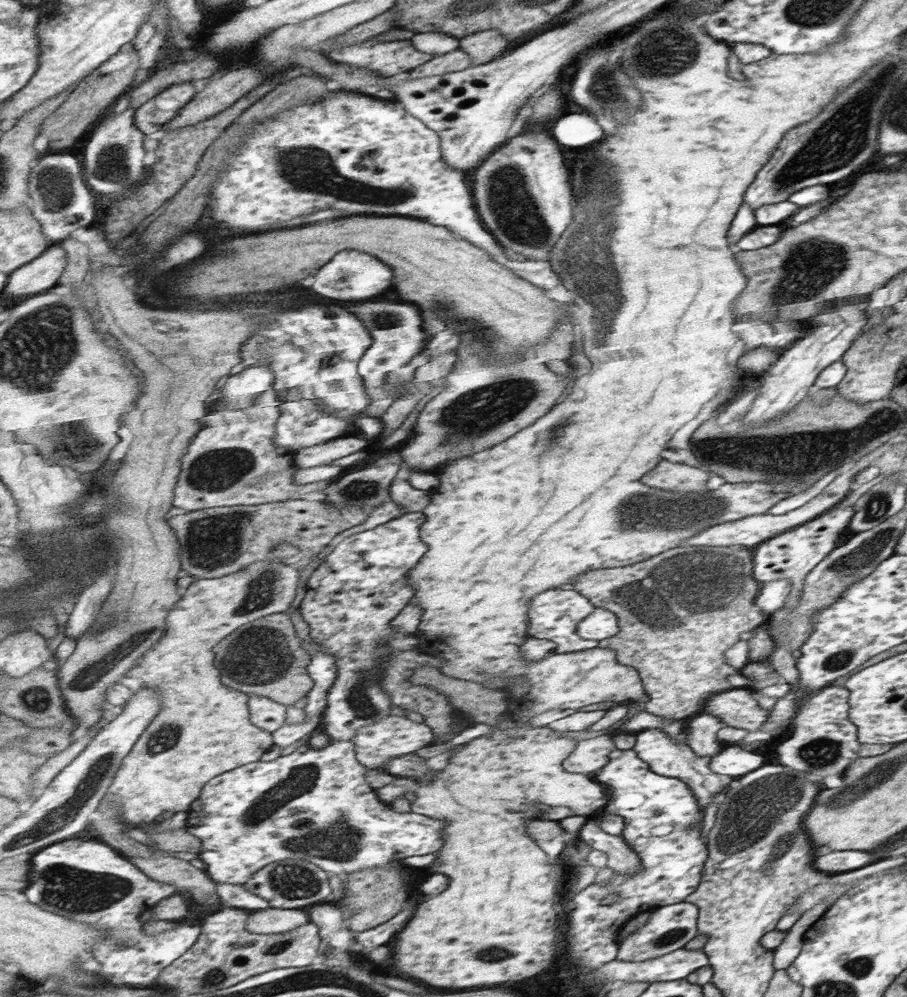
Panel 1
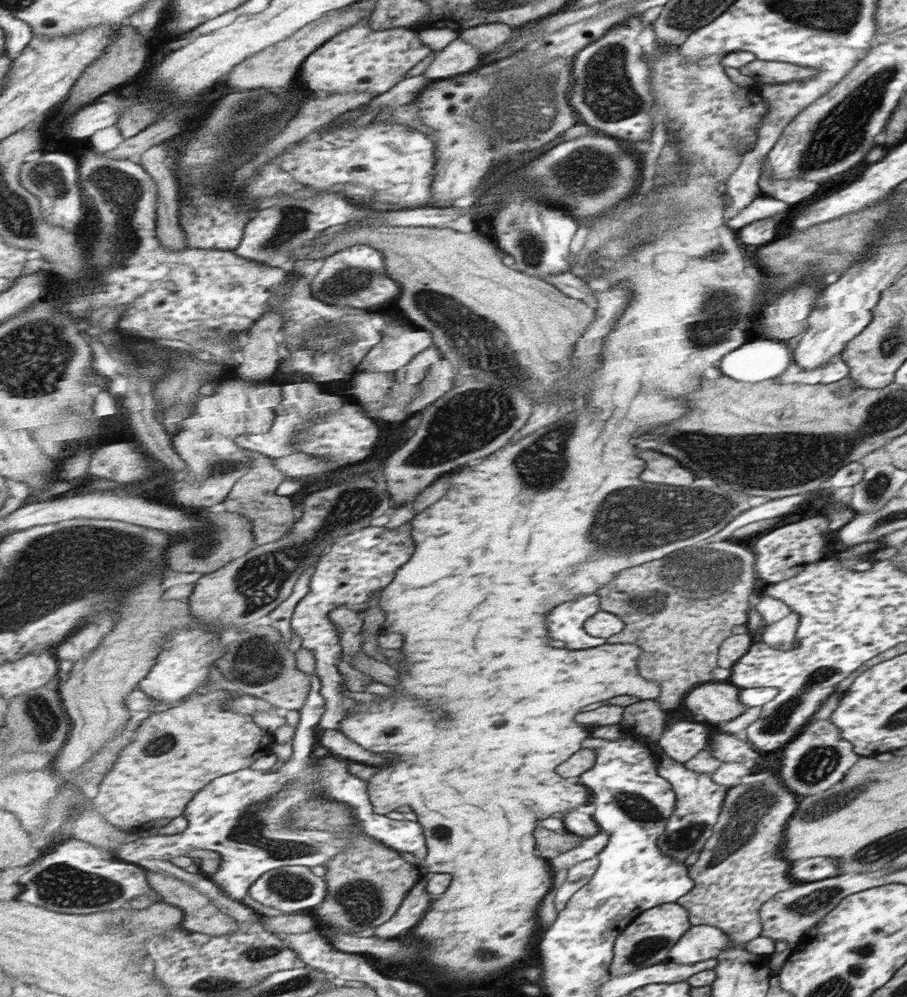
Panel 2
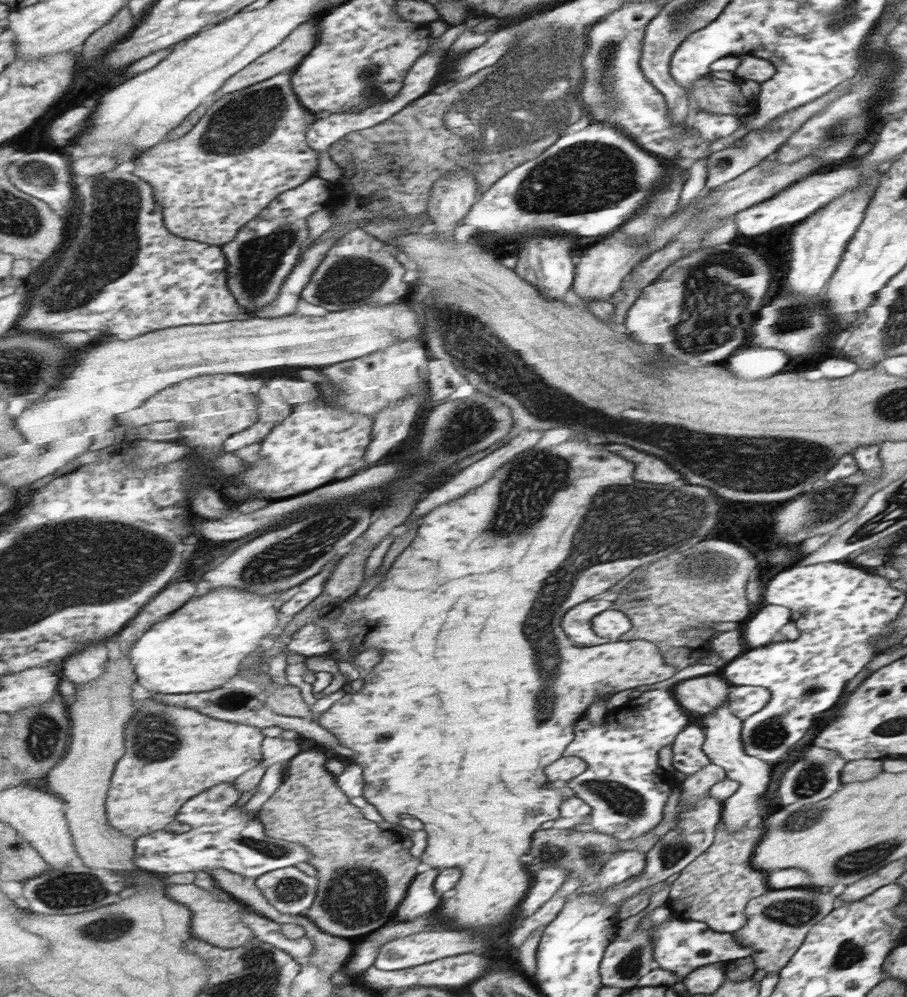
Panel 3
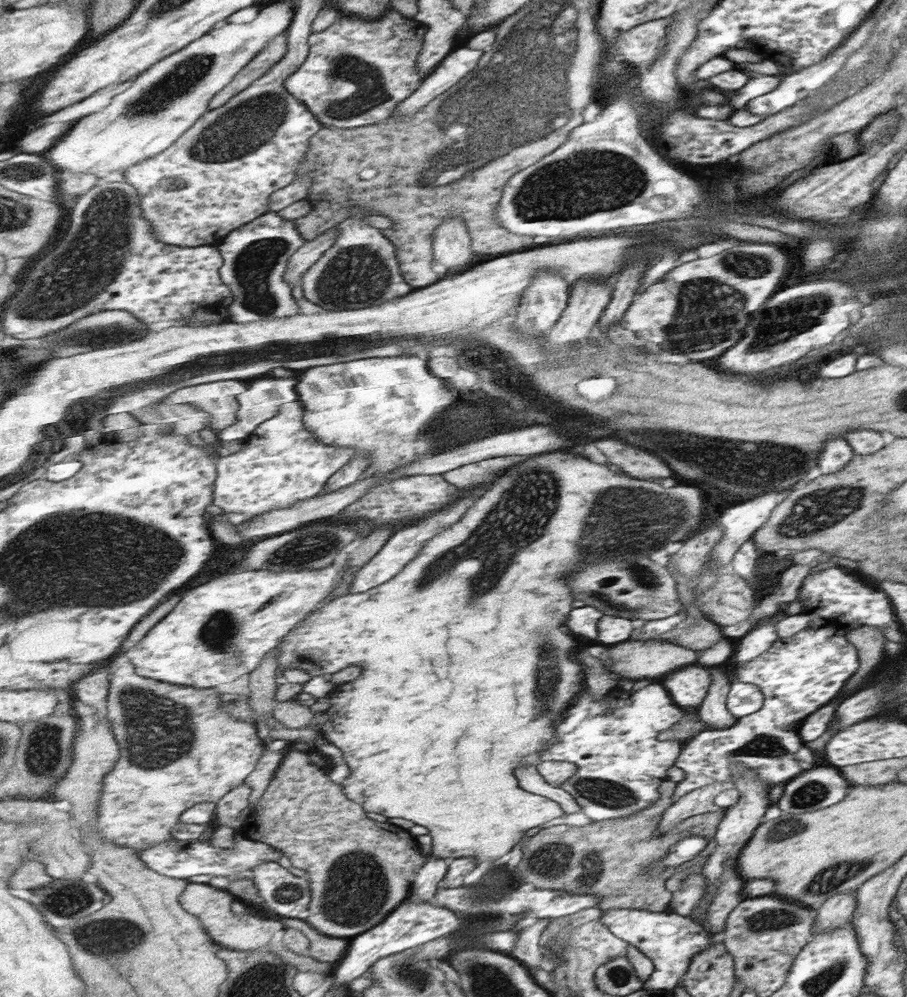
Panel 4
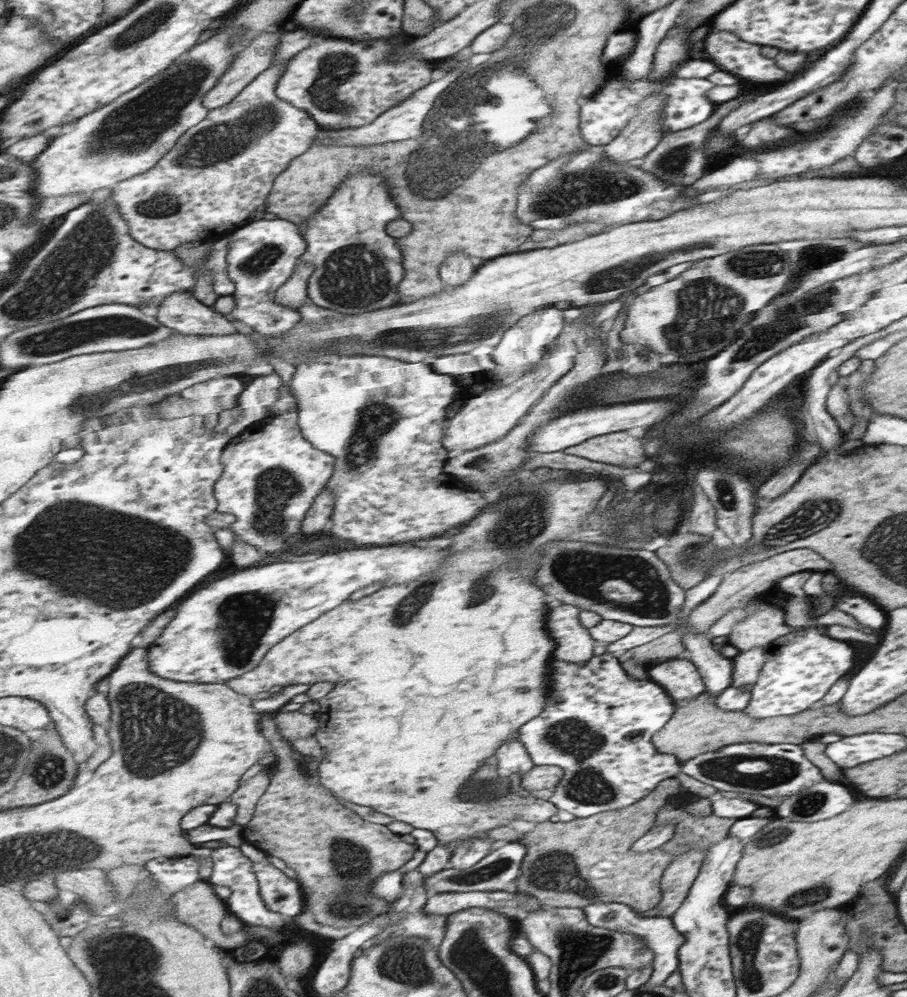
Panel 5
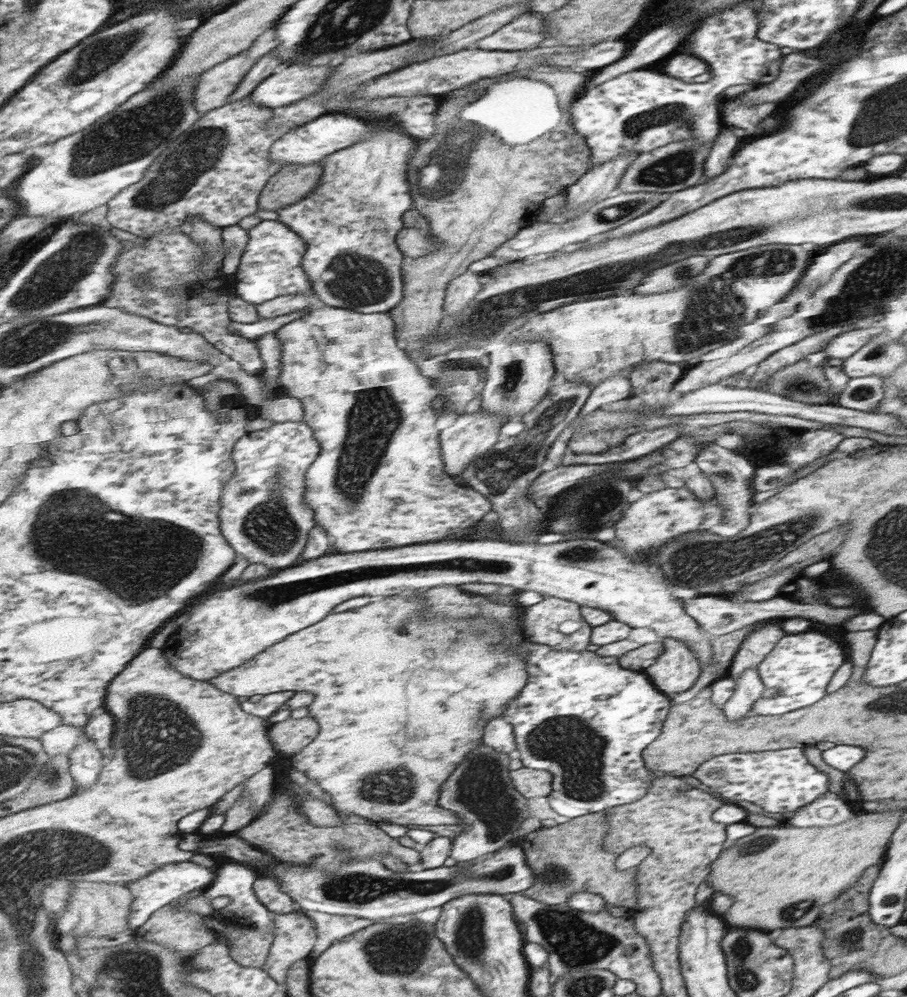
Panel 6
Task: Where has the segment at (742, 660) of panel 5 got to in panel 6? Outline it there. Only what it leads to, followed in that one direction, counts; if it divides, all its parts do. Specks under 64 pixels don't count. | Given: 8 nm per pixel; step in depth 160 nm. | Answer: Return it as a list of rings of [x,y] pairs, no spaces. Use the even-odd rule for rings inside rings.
[[[755,667],[744,670],[733,679],[735,690],[721,709],[730,721],[740,721],[751,713],[752,704],[761,697],[764,685]]]

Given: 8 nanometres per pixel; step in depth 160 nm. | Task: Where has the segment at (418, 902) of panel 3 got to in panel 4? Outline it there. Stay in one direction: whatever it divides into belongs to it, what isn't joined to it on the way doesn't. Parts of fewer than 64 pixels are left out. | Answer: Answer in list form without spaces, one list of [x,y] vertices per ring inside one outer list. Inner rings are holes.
[[[432,856],[414,875],[411,884],[413,902],[433,902],[439,882],[444,880],[447,868],[453,858]]]

